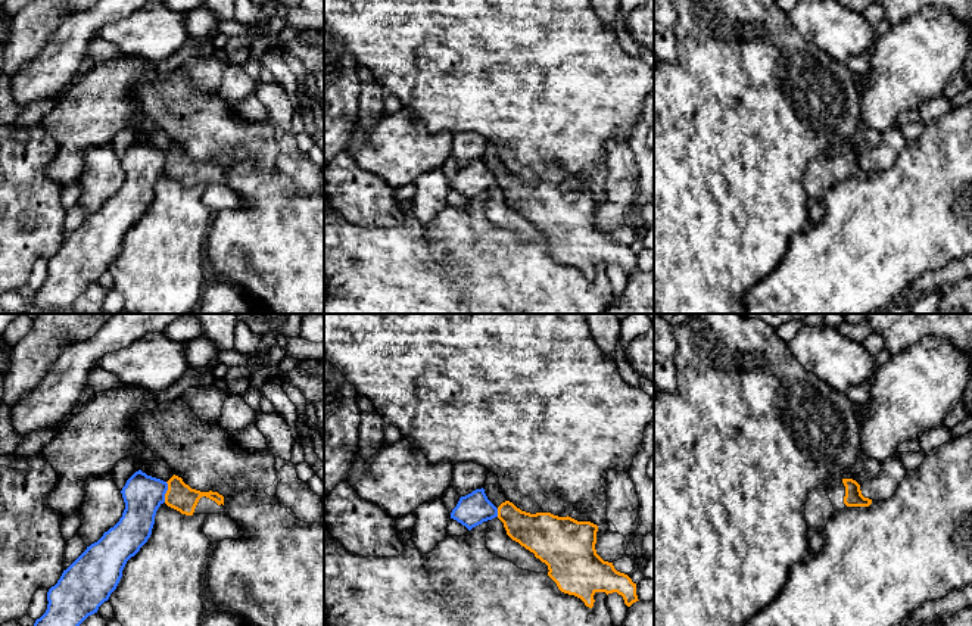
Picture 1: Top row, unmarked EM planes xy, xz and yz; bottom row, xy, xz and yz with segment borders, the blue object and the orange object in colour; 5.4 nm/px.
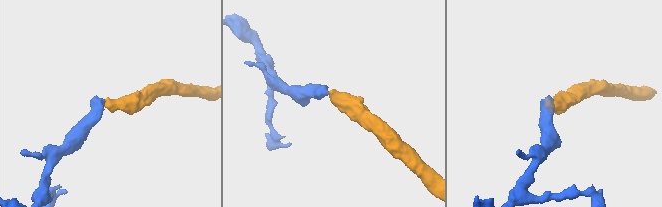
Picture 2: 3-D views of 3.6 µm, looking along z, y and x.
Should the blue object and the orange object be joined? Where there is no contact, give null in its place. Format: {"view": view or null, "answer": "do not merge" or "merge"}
{"view": "xy", "answer": "do not merge"}

